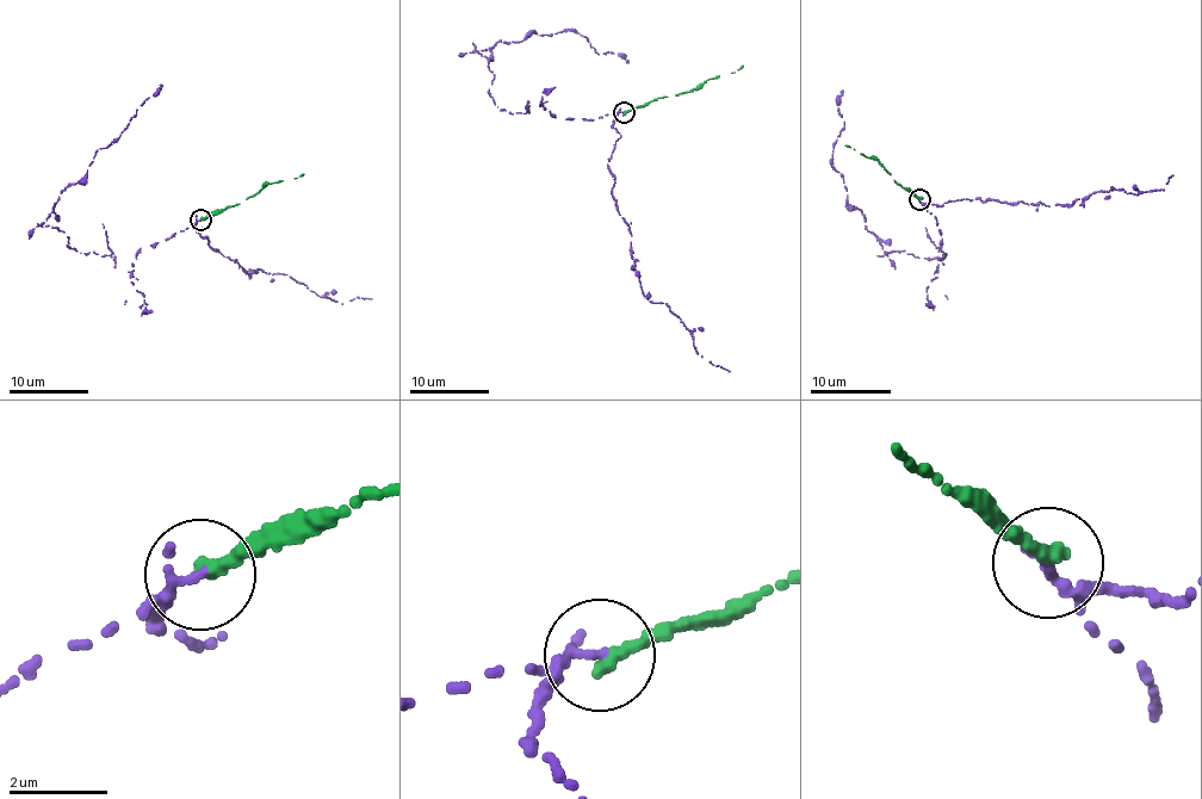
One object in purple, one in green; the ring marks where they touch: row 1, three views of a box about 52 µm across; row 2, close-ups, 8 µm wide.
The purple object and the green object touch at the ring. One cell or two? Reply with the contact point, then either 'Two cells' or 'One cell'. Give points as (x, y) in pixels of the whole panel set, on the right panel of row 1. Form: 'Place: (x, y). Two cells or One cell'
Place: (919, 199). Two cells

